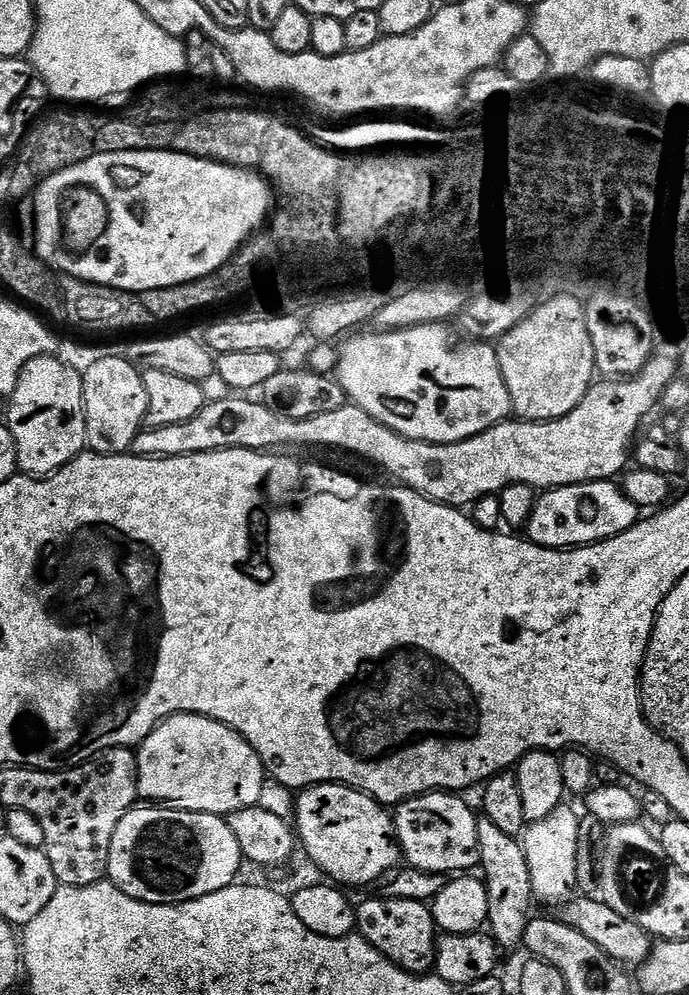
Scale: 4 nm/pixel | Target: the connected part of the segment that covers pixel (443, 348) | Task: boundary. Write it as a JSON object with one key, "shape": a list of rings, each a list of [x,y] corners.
{"shape":[[[443,323],[439,324],[419,324],[413,328],[393,328],[391,330],[372,330],[369,336],[356,336],[348,344],[348,353],[343,353],[342,364],[345,364],[345,376],[342,376],[342,383],[347,399],[355,407],[361,408],[370,418],[377,420],[382,426],[389,428],[391,432],[396,432],[399,436],[405,436],[407,440],[421,440],[427,444],[453,444],[462,442],[471,436],[482,434],[488,428],[493,428],[496,424],[503,424],[509,419],[512,412],[508,391],[502,382],[500,367],[496,362],[496,350],[491,343],[482,344],[452,344],[448,337],[448,332]]]}

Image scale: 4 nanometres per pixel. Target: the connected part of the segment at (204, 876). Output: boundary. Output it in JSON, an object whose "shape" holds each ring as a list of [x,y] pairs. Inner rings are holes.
{"shape":[[[133,806],[121,816],[112,841],[106,853],[106,876],[111,883],[115,884],[130,898],[141,900],[147,904],[181,904],[187,900],[194,898],[202,898],[206,894],[214,894],[218,890],[222,890],[226,886],[230,886],[237,879],[236,876],[240,872],[240,864],[242,865],[242,857],[240,855],[240,847],[238,846],[238,838],[234,838],[234,834],[230,830],[227,819],[222,816],[212,816],[208,812],[188,812],[184,808],[175,806],[144,806],[148,808],[140,808],[141,806]]]}

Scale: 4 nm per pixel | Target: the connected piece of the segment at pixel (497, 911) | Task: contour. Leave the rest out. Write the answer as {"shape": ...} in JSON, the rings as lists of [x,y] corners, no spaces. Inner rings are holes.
{"shape":[[[483,818],[477,819],[479,867],[484,868],[482,879],[488,899],[487,931],[501,949],[512,948],[524,939],[524,930],[528,925],[530,913],[528,906],[534,902],[530,870],[526,866],[526,854],[523,843],[517,837],[503,833],[494,826],[494,822]]]}

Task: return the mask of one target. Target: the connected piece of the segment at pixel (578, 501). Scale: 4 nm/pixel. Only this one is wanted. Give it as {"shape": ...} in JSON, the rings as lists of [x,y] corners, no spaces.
{"shape":[[[591,480],[585,484],[541,491],[529,515],[526,536],[543,548],[585,548],[588,544],[597,544],[630,530],[637,519],[636,504],[626,498],[617,483],[612,480]]]}

